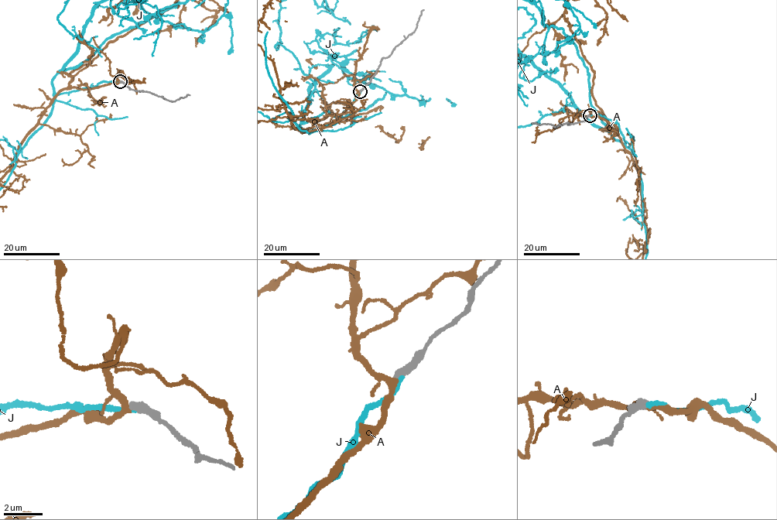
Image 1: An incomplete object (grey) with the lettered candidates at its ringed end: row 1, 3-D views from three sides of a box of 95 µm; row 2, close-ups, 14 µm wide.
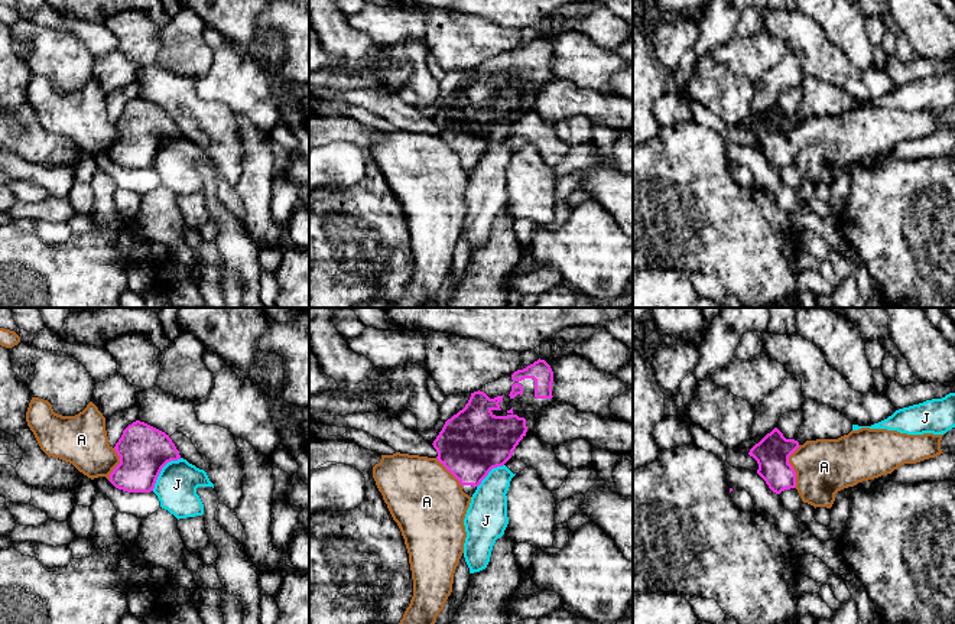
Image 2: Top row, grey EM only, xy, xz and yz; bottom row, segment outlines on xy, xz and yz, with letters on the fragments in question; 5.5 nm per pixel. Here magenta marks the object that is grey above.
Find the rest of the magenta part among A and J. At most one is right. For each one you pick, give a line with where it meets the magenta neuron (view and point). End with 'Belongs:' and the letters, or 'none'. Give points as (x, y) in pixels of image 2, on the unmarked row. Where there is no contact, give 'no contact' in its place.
Belongs: none

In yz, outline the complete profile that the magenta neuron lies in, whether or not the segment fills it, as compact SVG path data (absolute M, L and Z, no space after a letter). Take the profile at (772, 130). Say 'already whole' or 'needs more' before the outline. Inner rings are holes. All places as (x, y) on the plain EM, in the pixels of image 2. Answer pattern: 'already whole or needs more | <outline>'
needs more | M806 75L802 90L803 97L793 116L786 116L774 104L748 129L759 140L757 150L776 170L796 163L796 149L789 140L789 133L800 121L806 117L838 116L852 107L851 97L828 81Z

